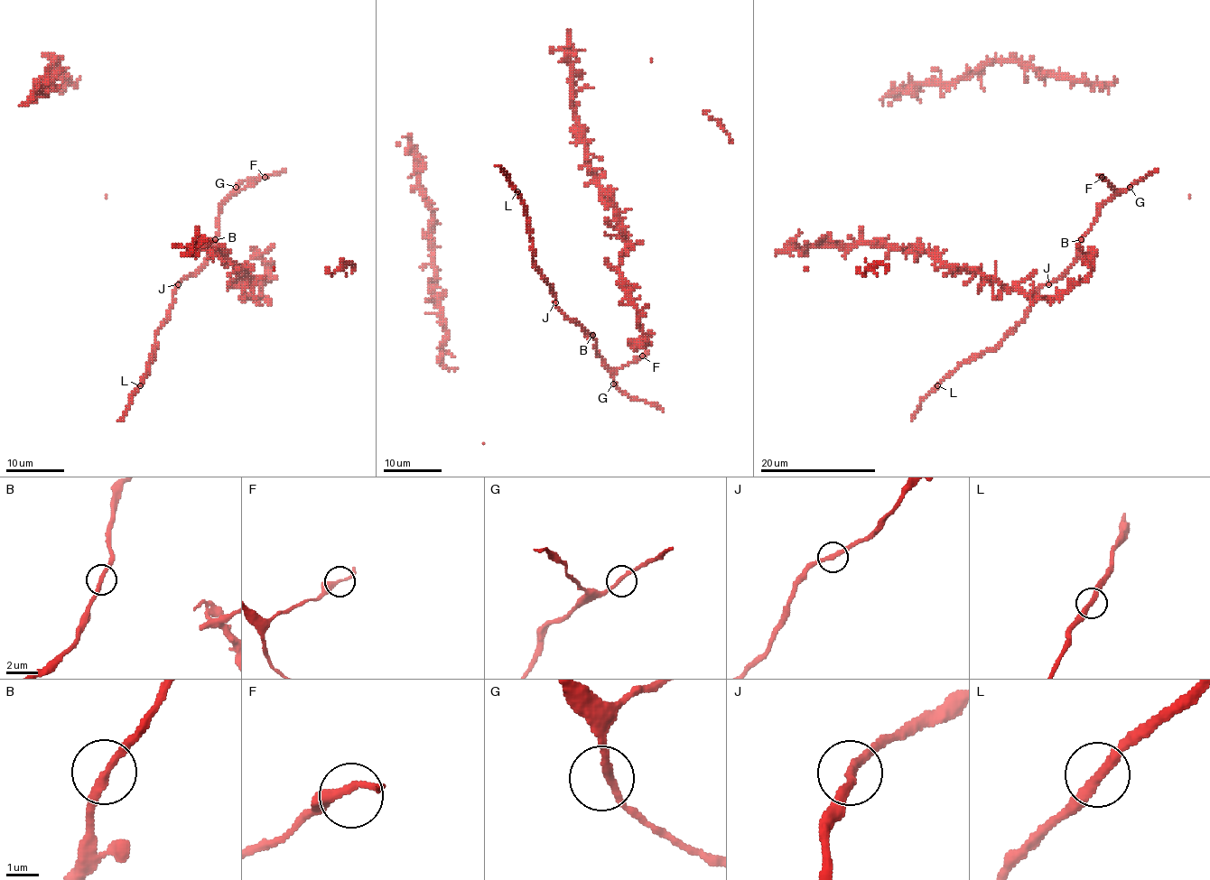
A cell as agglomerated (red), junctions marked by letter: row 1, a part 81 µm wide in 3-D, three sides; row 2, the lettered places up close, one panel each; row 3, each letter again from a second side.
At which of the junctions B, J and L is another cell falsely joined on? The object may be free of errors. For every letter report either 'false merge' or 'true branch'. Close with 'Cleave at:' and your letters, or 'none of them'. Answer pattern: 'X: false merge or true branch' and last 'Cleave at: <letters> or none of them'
B: true branch
J: true branch
L: true branch
Cleave at: none of them

